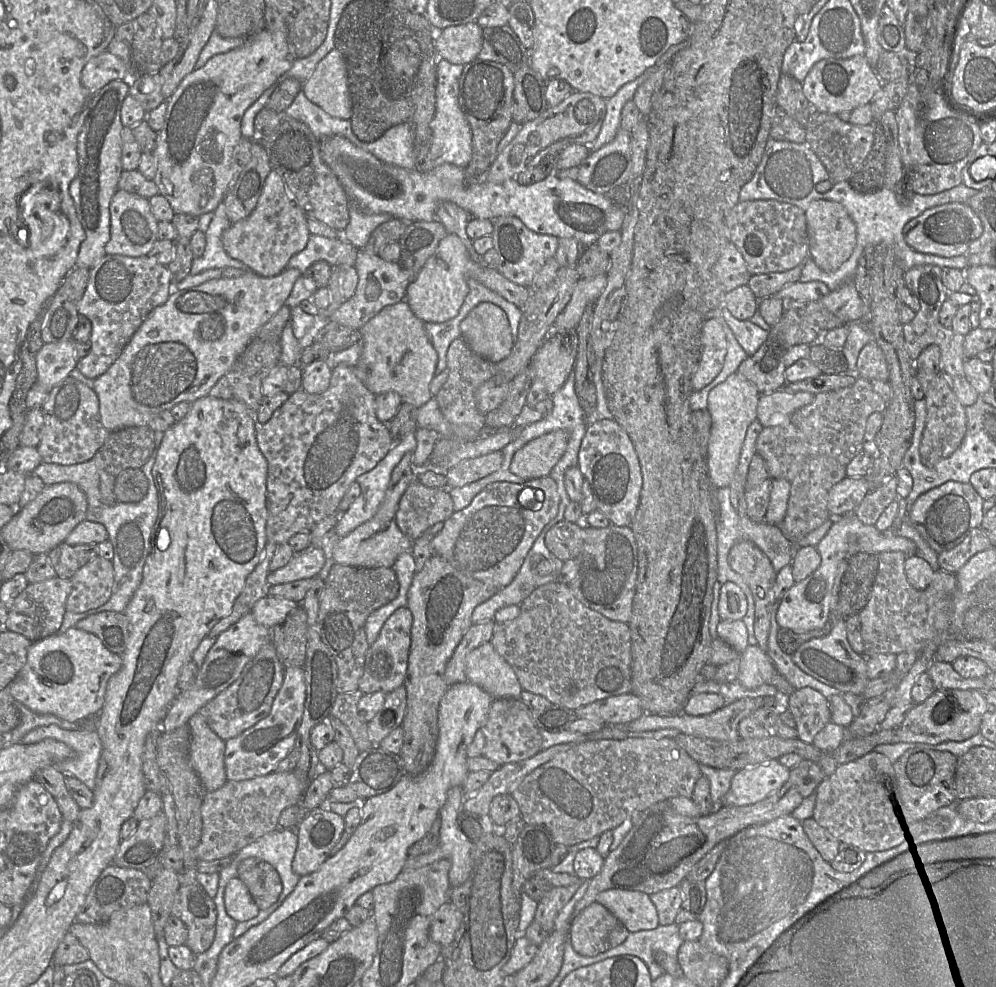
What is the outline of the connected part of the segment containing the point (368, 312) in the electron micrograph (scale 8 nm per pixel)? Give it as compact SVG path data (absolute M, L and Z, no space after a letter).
M363 249L358 250L354 266L359 278L355 293L330 315L329 320L361 330L385 306L405 299L406 288L411 281L411 276L400 262L386 261L380 255L367 253Z

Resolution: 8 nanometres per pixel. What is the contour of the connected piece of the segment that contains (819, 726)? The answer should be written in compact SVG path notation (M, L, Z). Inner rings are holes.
M810 687L796 689L787 699L787 708L795 720L797 738L808 744L831 721L828 699Z

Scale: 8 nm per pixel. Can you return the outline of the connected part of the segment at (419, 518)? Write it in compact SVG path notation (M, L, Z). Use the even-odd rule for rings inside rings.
M414 480L402 495L395 518L402 533L414 541L454 512L448 488L429 488Z

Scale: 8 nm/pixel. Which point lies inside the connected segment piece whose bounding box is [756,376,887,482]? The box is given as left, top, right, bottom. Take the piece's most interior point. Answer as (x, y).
(833, 424)

